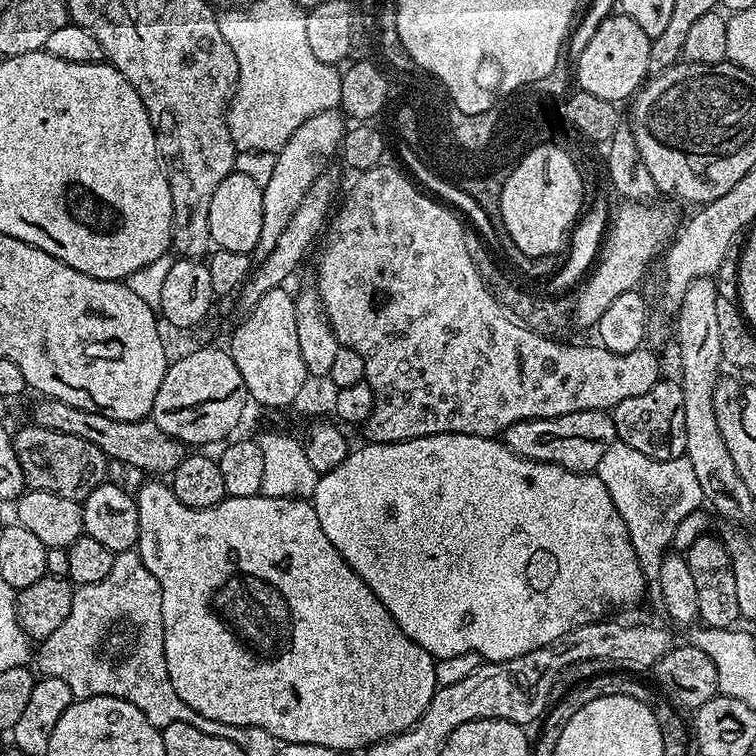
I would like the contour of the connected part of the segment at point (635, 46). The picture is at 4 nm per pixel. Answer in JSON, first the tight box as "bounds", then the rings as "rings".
{"bounds":[574,14,651,102],"rings":[[[623,14],[608,15],[598,26],[586,50],[582,51],[582,56],[574,63],[574,80],[580,83],[577,84],[579,91],[613,102],[635,97],[650,76],[648,63],[651,45],[649,36],[638,30],[638,22]]]}

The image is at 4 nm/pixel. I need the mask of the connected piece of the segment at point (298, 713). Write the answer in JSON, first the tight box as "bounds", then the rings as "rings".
{"bounds":[135,478,436,754],"rings":[[[160,478],[145,479],[137,492],[138,506],[138,539],[135,551],[139,552],[142,562],[146,562],[146,570],[158,578],[158,586],[162,586],[162,626],[164,627],[164,653],[166,654],[166,670],[178,698],[190,706],[190,710],[198,710],[202,718],[210,718],[214,722],[222,722],[230,726],[258,726],[262,730],[270,730],[277,740],[286,744],[313,744],[338,750],[342,754],[367,750],[379,740],[397,736],[407,728],[412,728],[418,718],[430,706],[430,698],[436,693],[436,660],[422,646],[418,646],[394,622],[390,610],[378,602],[378,598],[362,582],[362,578],[342,558],[338,550],[334,550],[334,542],[326,538],[326,530],[322,530],[322,522],[318,522],[318,514],[312,509],[307,499],[290,497],[251,496],[238,498],[228,496],[219,500],[209,508],[191,508],[172,493],[171,487]]]}

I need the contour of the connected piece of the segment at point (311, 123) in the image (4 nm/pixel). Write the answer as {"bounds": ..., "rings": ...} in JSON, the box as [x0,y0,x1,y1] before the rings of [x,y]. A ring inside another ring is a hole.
{"bounds":[254,108,346,261],"rings":[[[334,108],[322,110],[322,114],[314,114],[314,118],[306,118],[306,122],[302,122],[302,126],[290,134],[290,142],[286,142],[286,146],[282,146],[276,153],[274,174],[262,188],[262,238],[258,238],[254,253],[257,261],[264,260],[270,250],[274,250],[290,218],[294,218],[297,213],[302,198],[306,198],[306,190],[314,186],[314,182],[331,165],[328,163],[337,159],[345,131],[346,117],[342,111]]]}

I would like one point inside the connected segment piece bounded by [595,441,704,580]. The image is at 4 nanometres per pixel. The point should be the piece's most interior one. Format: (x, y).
(652, 496)

